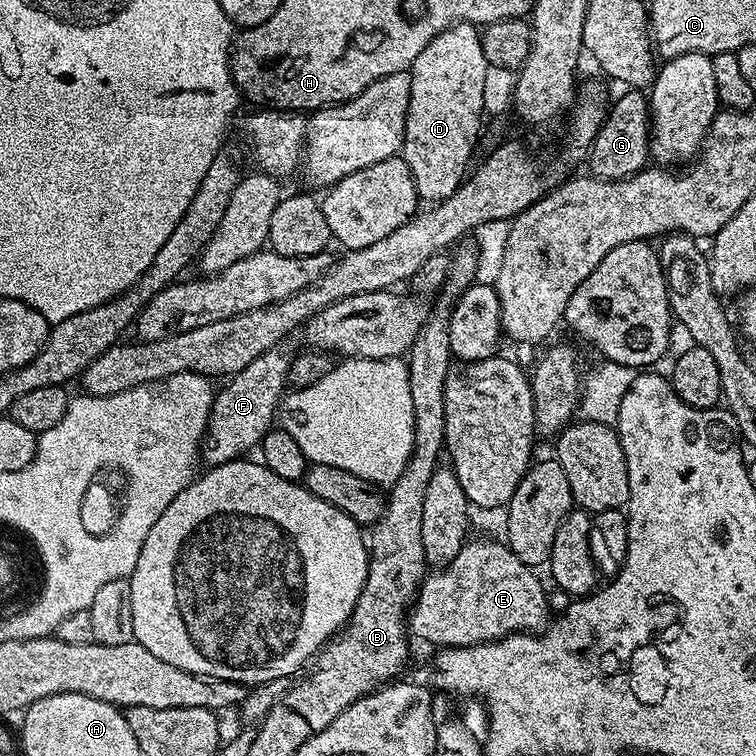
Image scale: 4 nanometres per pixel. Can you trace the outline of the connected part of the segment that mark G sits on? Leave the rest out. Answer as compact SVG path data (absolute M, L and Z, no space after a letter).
M624 90L616 101L611 101L604 117L604 124L598 130L591 148L587 149L591 175L597 180L625 180L635 172L643 172L650 160L650 100L643 91Z

